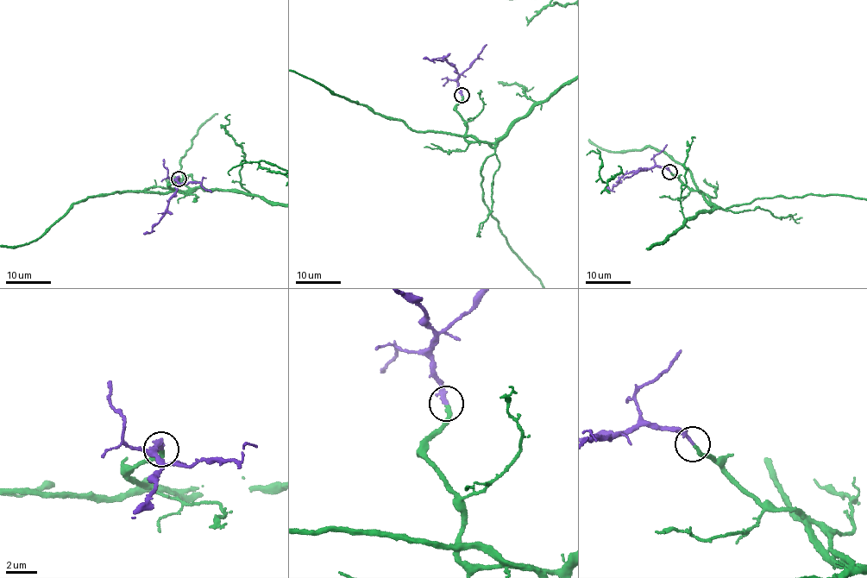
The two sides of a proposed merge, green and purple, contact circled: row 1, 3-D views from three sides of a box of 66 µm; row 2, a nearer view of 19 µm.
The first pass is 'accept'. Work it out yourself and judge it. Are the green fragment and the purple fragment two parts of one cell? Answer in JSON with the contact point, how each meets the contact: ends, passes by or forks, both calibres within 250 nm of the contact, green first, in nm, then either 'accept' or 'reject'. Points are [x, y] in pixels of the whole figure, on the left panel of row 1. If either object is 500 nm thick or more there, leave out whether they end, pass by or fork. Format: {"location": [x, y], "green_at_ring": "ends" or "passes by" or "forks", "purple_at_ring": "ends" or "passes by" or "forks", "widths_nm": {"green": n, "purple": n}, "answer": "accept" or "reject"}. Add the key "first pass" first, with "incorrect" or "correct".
{"first pass": "correct", "location": [179, 179], "green_at_ring": "ends", "purple_at_ring": "ends", "widths_nm": {"green": 240, "purple": 260}, "answer": "accept"}

